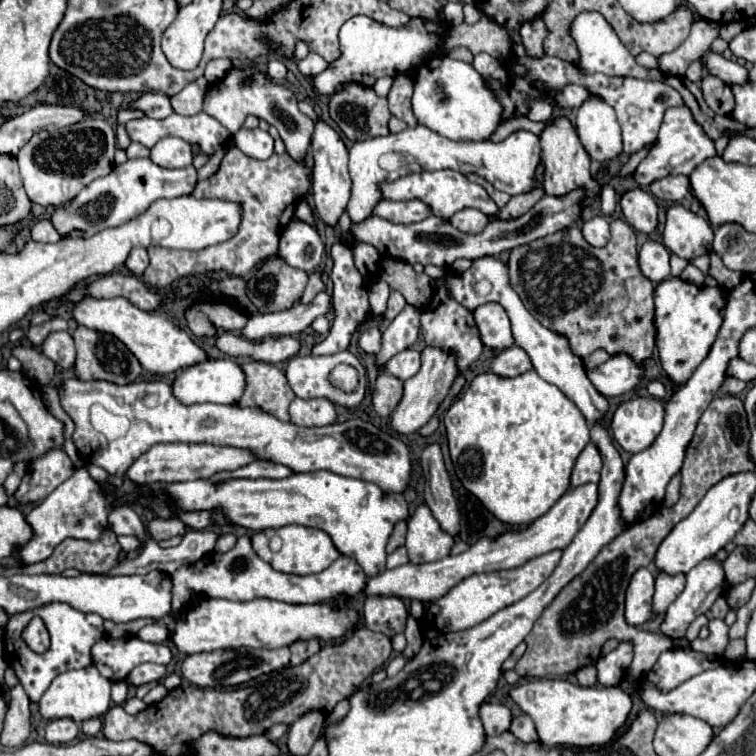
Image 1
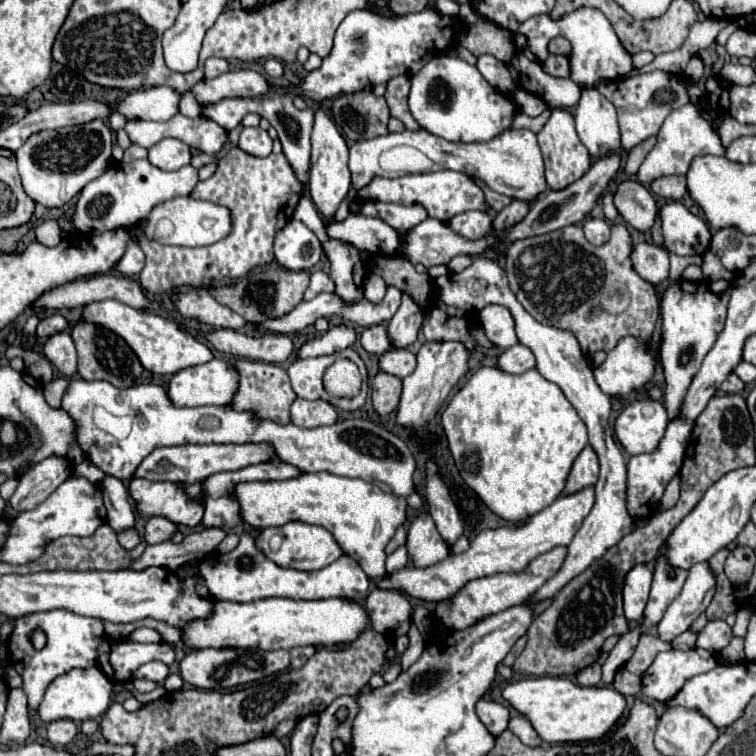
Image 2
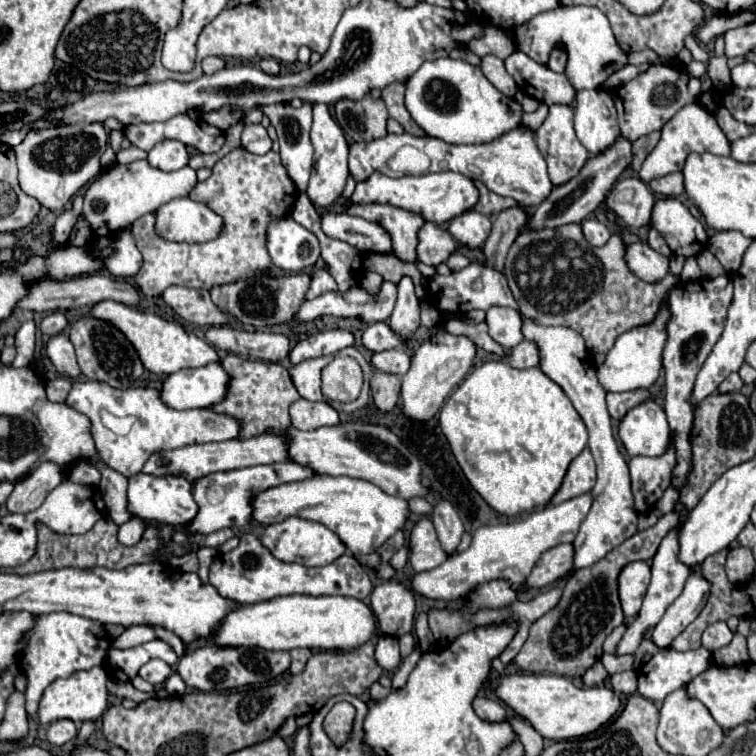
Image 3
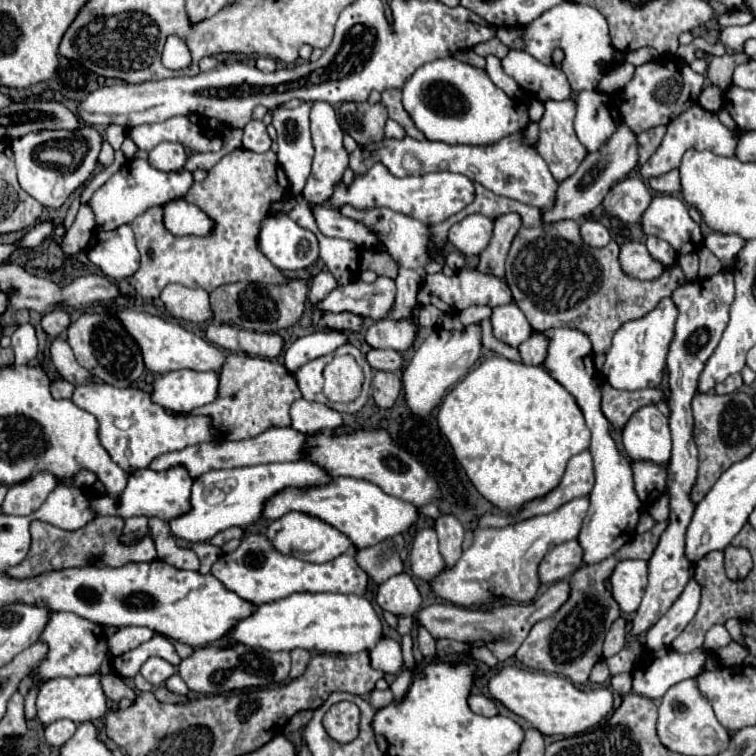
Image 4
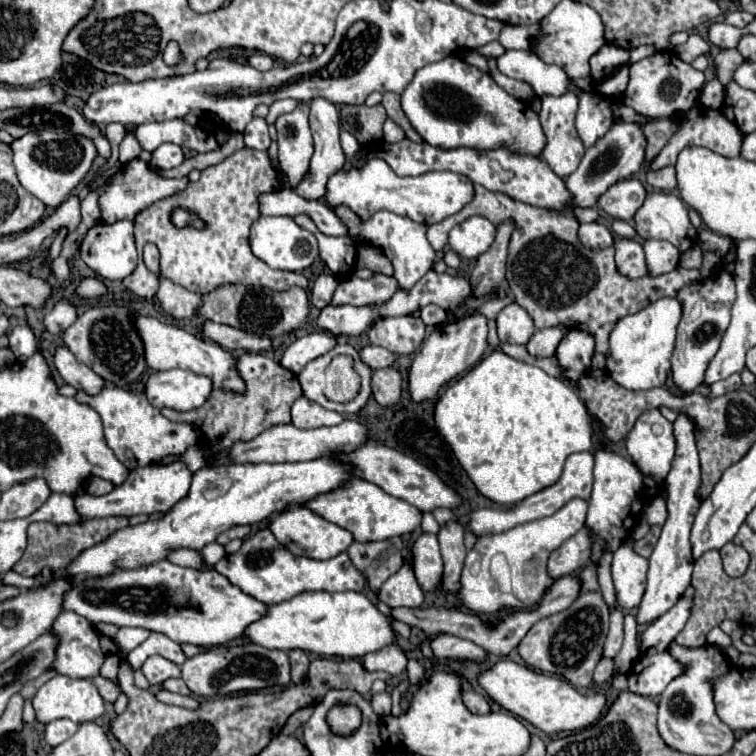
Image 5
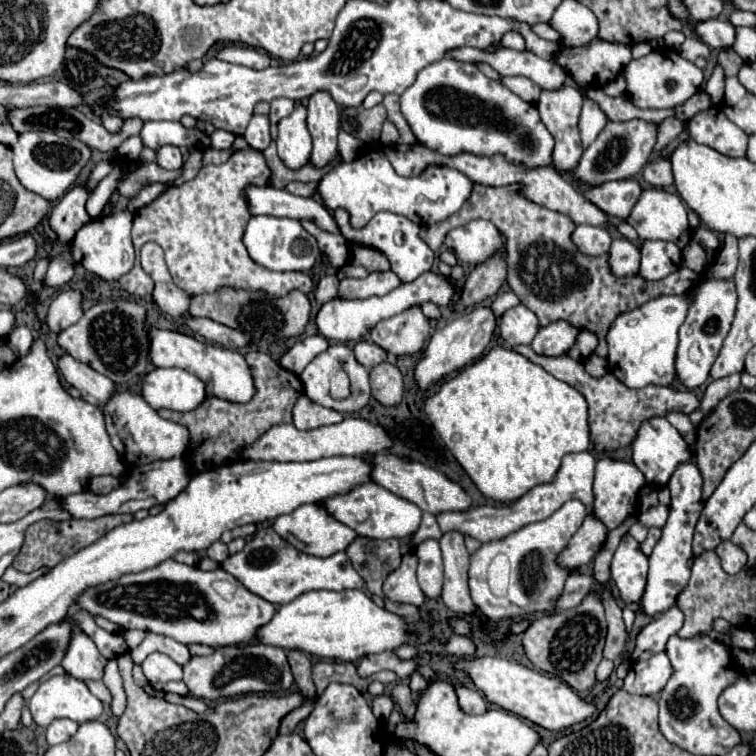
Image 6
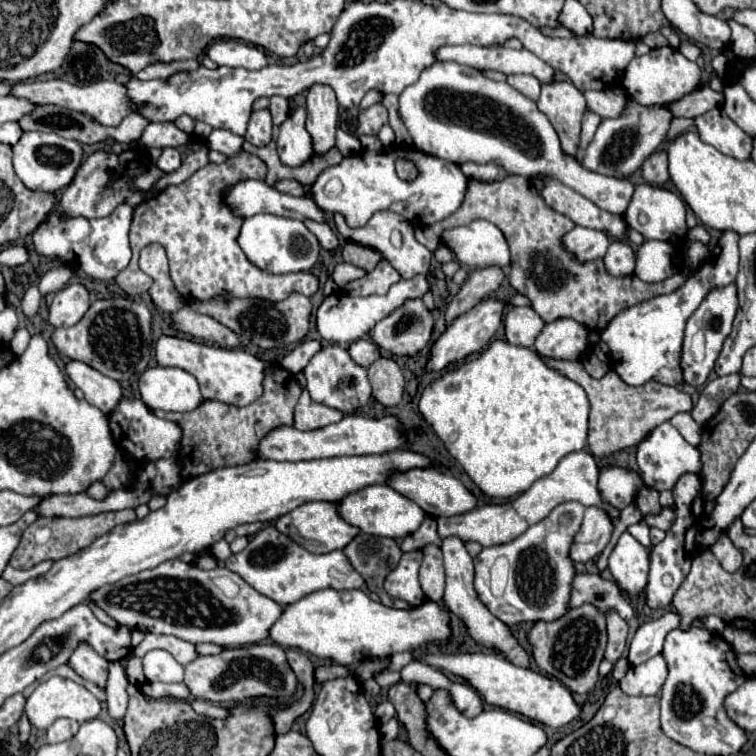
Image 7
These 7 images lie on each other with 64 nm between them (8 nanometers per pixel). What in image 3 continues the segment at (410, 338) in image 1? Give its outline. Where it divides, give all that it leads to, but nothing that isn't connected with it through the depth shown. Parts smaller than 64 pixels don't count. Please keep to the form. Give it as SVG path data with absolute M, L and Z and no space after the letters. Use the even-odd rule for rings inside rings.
M402 276L398 282L398 300L394 312L390 316L390 326L404 334L404 338L412 338L416 328L420 326L420 300L414 292L414 282L410 276Z

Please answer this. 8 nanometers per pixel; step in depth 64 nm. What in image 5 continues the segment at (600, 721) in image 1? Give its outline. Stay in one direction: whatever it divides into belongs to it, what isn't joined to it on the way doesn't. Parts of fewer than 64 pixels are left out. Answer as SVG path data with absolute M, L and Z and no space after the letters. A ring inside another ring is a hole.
M498 660L494 666L480 672L478 684L502 708L506 708L508 712L528 720L530 724L544 730L546 734L572 732L572 730L586 728L602 716L602 710L606 706L606 698L602 694L582 696L570 682L566 682L558 676L538 674L536 670L520 666L512 660Z

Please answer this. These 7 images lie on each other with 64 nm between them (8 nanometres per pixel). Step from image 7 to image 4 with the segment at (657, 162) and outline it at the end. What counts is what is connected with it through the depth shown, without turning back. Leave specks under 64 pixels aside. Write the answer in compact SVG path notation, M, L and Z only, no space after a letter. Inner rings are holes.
M670 170L662 176L654 176L648 180L650 188L654 188L656 192L662 192L662 194L674 194L680 190L680 176L678 176L678 170Z

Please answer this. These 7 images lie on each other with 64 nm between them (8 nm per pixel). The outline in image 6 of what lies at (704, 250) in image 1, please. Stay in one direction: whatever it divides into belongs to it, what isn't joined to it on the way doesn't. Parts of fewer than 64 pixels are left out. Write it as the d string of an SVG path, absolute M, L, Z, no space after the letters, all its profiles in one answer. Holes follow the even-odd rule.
M660 188L642 190L642 194L640 194L638 202L634 204L626 222L630 226L634 226L640 240L674 242L680 250L690 242L690 236L692 236L692 230L690 230L688 218L686 218L686 206L684 206L682 198L678 194L672 194L672 192L666 192L666 190L660 190Z

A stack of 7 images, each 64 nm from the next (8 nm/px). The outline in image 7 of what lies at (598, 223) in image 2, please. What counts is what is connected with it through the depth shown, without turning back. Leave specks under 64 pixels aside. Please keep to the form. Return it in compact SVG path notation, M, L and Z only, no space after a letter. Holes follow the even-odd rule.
M574 226L570 232L562 236L562 246L570 254L574 254L578 262L590 262L590 260L604 258L608 244L610 240L604 232L582 228L582 226Z

